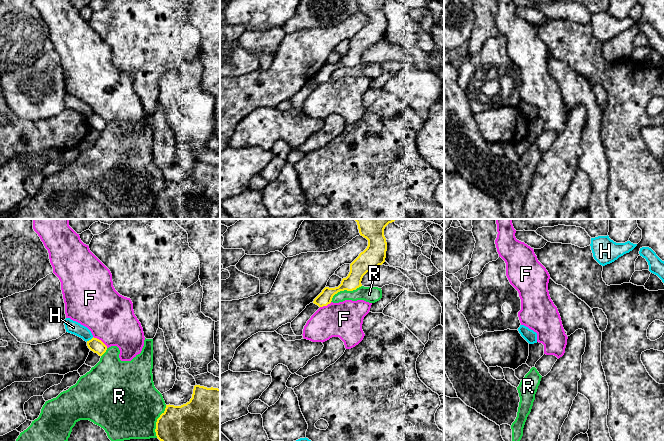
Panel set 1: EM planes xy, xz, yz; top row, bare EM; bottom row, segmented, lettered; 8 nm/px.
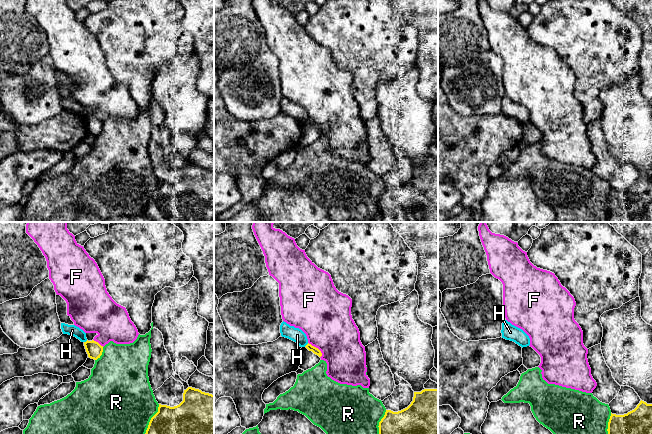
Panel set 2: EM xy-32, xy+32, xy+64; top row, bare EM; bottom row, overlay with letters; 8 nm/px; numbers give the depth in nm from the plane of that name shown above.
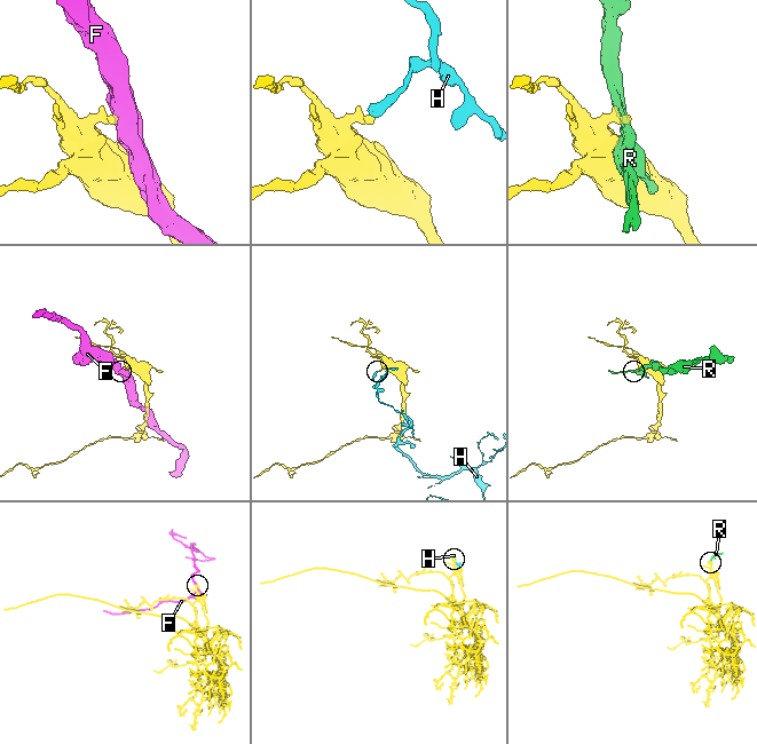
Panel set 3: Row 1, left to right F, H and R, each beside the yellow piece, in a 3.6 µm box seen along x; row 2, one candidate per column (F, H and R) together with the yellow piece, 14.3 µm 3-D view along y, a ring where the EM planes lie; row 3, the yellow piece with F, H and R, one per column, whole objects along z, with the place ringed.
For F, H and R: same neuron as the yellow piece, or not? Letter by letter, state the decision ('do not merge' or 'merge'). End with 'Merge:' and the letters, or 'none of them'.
F: do not merge
H: do not merge
R: do not merge
Merge: none of them

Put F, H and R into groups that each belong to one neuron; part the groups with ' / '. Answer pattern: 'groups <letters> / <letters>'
groups F / H / R

